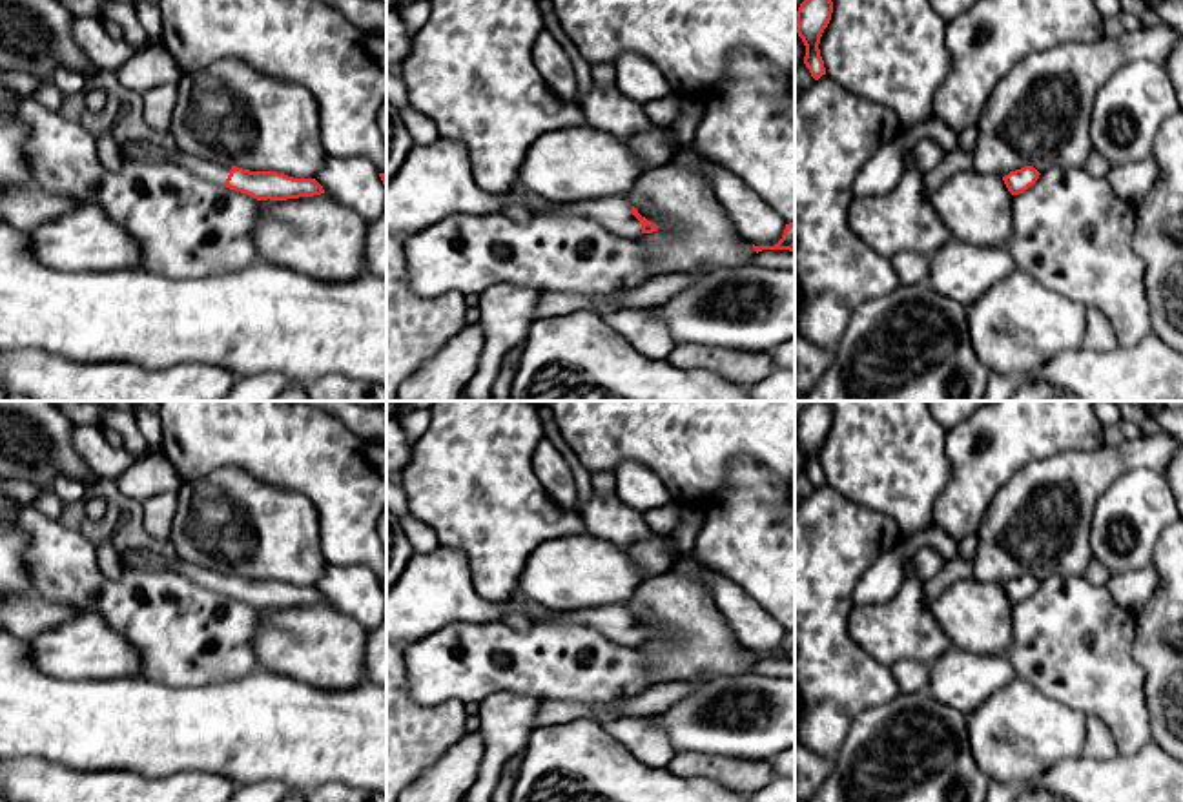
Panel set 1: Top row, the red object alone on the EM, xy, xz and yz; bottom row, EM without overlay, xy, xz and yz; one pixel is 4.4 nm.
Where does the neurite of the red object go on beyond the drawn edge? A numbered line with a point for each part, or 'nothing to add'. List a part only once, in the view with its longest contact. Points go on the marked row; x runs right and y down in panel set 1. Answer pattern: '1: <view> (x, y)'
1: xz (615, 212)

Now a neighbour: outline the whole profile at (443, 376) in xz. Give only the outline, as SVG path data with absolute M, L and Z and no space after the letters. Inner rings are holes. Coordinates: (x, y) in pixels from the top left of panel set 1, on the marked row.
M468 324L401 383L396 401L459 401L483 352L481 326Z

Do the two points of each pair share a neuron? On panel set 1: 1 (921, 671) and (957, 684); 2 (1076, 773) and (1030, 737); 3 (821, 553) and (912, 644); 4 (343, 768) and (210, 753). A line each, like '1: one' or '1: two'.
1: two
2: two
3: two
4: one

